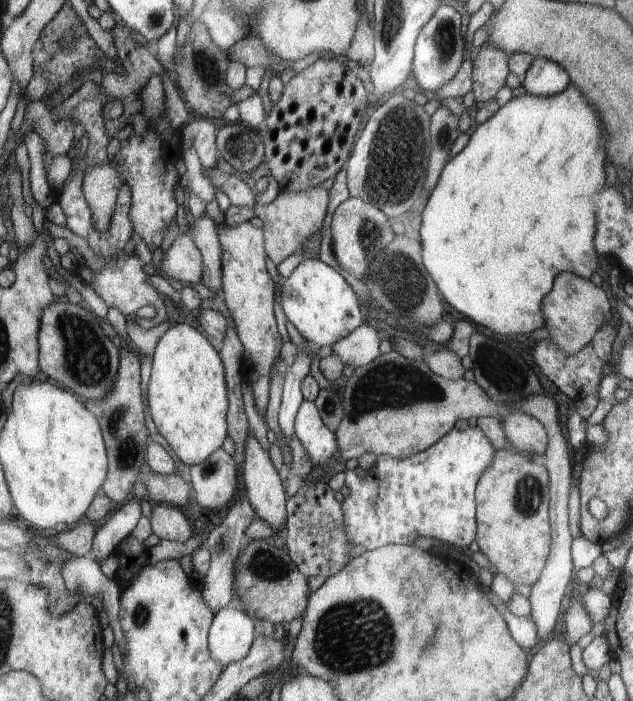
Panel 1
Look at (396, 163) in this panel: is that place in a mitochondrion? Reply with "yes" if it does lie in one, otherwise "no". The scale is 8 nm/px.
yes

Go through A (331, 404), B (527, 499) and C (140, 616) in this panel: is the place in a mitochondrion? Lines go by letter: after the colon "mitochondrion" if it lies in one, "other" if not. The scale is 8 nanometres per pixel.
A: mitochondrion
B: mitochondrion
C: mitochondrion

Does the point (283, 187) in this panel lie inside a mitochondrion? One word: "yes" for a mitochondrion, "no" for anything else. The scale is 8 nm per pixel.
no

